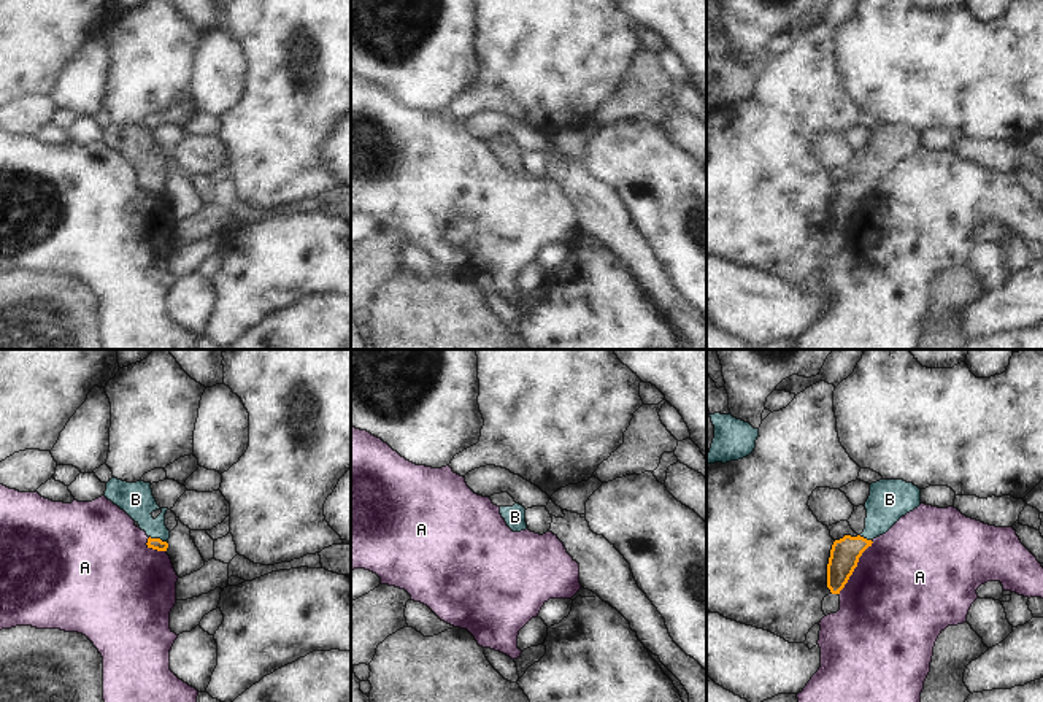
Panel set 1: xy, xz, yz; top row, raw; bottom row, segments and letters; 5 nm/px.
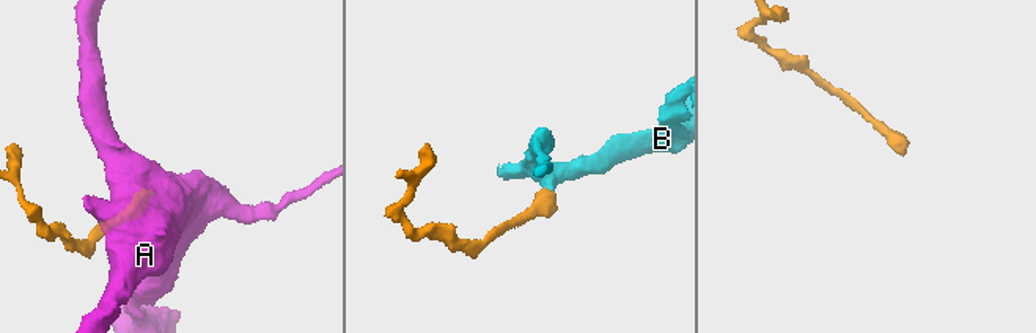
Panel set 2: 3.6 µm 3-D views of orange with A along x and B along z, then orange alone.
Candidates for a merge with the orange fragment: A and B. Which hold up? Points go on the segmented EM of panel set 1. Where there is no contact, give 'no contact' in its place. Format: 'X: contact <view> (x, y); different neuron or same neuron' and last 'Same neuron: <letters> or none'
A: contact yz (856, 566); different neuron
B: contact xy (157, 539); same neuron
Same neuron: B

